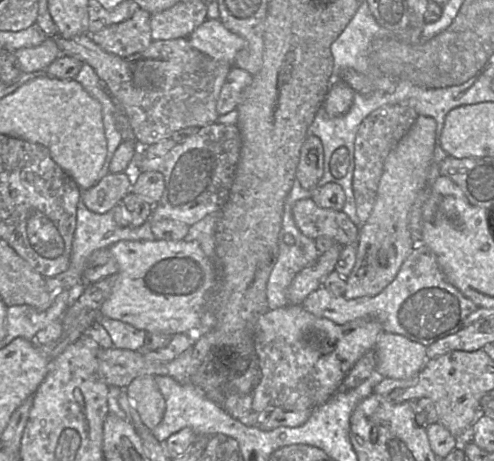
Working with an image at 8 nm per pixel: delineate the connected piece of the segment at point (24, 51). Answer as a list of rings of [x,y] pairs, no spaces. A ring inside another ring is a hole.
[[[47,37],[41,45],[22,48],[15,52],[22,73],[47,70],[60,55],[60,50],[53,37]]]

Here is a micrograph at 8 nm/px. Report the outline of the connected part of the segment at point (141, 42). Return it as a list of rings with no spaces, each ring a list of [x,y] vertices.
[[[139,8],[131,18],[108,25],[91,37],[104,51],[123,58],[141,53],[148,49],[153,41],[151,14]]]

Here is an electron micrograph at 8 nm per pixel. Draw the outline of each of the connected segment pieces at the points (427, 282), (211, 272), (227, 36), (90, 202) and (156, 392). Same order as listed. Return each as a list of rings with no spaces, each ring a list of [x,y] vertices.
[[[424,244],[415,245],[395,279],[376,296],[347,300],[320,287],[307,296],[302,307],[309,313],[338,325],[374,318],[381,322],[384,332],[402,335],[424,346],[459,331],[465,318],[478,308],[447,280],[436,254]]]
[[[124,240],[108,248],[119,268],[111,293],[100,307],[100,315],[129,323],[147,333],[160,332],[175,335],[195,334],[201,331],[202,309],[218,272],[215,262],[205,255],[197,241]]]
[[[206,19],[187,39],[191,46],[200,52],[231,65],[233,65],[237,52],[245,45],[244,39],[229,31],[219,19]]]
[[[108,173],[89,189],[82,190],[81,201],[92,212],[106,213],[119,204],[131,188],[128,174]]]
[[[139,376],[124,390],[133,402],[142,423],[152,431],[162,421],[166,408],[155,376]]]

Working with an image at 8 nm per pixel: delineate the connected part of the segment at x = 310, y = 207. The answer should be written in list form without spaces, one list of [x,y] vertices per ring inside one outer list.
[[[311,197],[297,201],[292,214],[298,229],[310,239],[324,236],[342,246],[358,245],[360,229],[341,210],[323,209]]]

